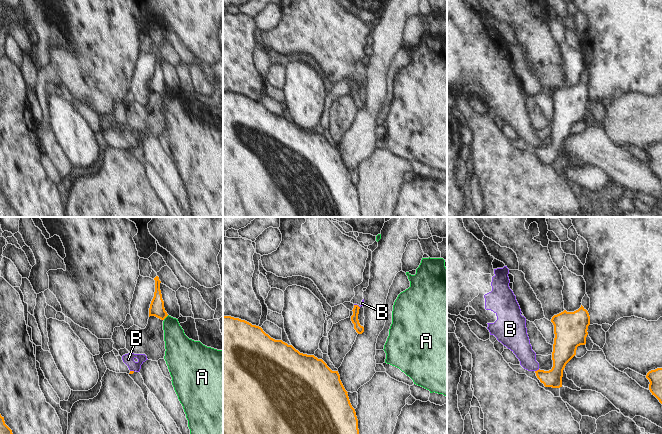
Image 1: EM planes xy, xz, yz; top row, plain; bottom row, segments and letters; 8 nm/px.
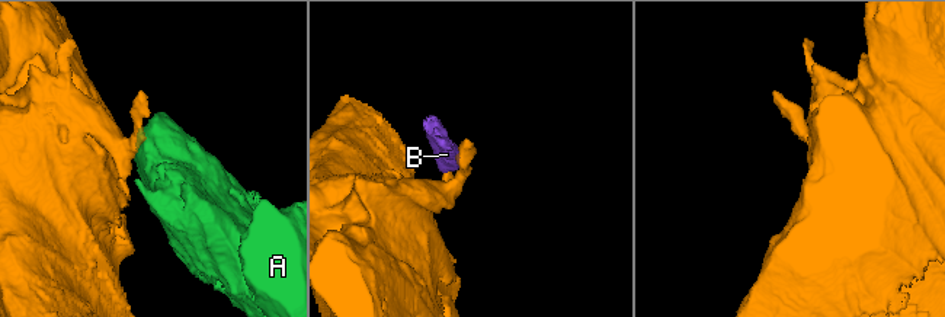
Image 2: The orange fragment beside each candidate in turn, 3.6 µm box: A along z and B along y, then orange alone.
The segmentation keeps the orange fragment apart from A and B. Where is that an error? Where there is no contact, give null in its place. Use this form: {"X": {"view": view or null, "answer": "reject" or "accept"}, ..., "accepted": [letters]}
{"A": {"view": "xy", "answer": "reject"}, "B": {"view": "yz", "answer": "reject"}, "accepted": []}

